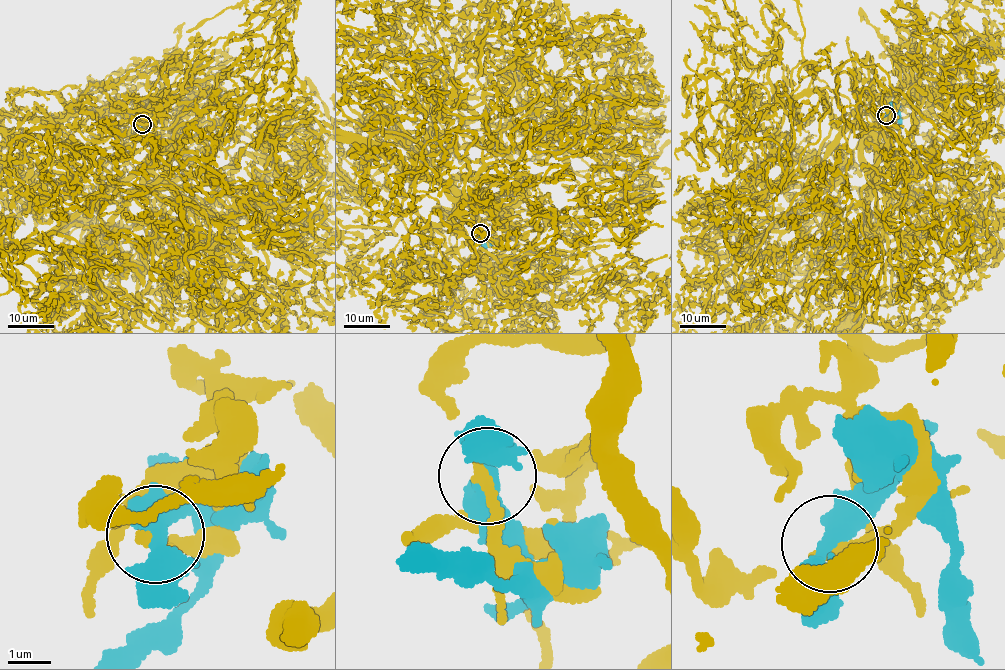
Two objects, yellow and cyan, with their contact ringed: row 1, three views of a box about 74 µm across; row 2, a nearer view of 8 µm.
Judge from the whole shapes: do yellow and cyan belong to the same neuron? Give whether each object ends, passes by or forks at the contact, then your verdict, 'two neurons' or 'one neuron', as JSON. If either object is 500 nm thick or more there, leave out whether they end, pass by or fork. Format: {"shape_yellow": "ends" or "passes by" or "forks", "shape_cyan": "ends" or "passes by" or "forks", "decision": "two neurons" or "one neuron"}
{"shape_yellow": "ends", "shape_cyan": "passes by", "decision": "two neurons"}

